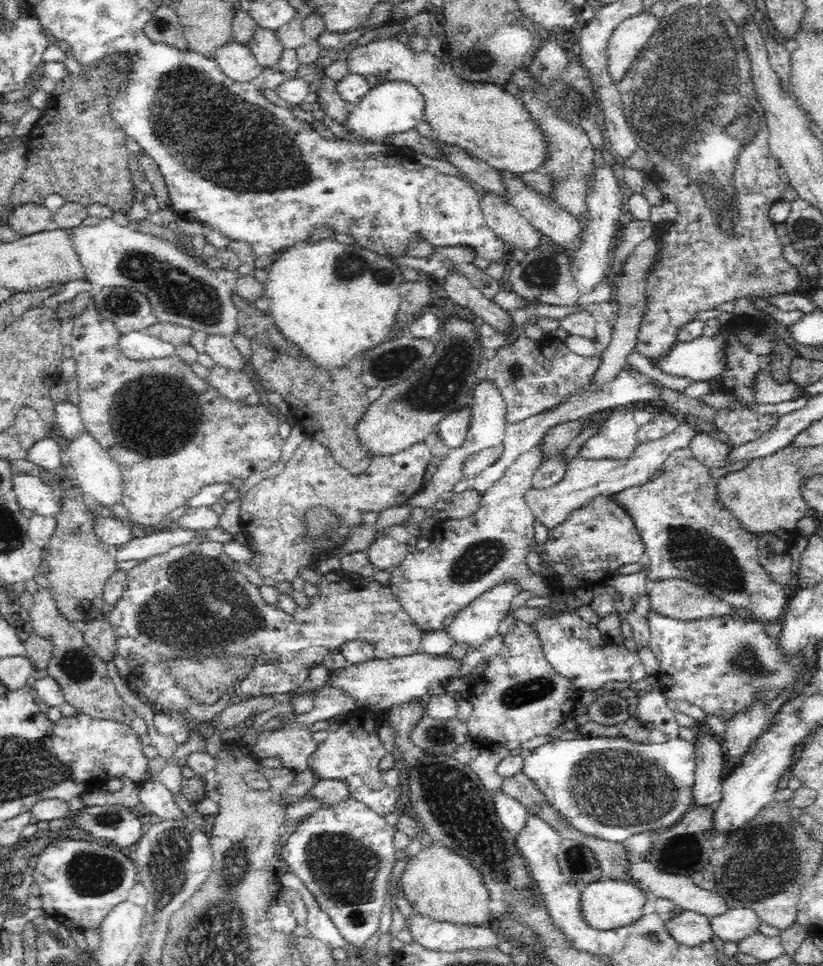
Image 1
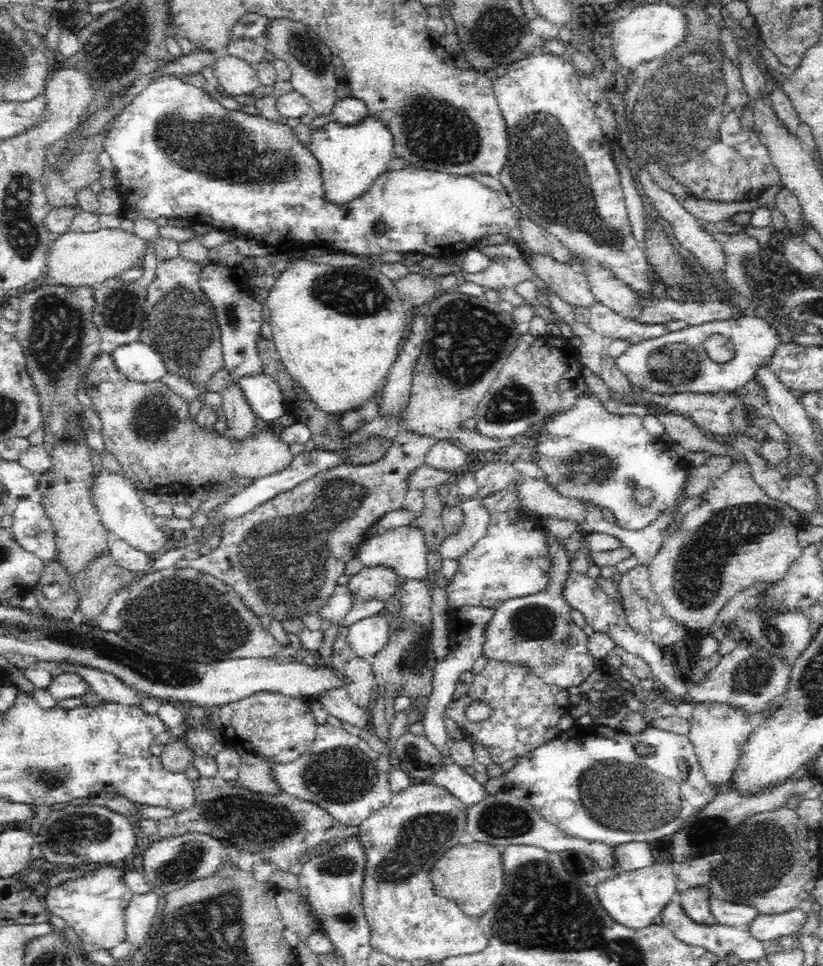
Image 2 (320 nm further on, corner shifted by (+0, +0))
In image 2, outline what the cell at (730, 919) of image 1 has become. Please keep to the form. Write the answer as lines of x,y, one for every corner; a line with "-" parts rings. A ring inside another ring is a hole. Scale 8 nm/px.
800,908
784,914
758,914
746,926
748,932
764,944
773,938
790,936
803,927
807,914

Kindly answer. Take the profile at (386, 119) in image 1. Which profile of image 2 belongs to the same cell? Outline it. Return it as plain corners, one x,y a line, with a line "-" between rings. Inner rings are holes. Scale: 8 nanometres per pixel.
367,114
353,124
331,120
321,128
313,128
309,148
322,165
328,199
334,203
346,203
364,194
370,183
386,170
388,162
394,158
394,135
382,117

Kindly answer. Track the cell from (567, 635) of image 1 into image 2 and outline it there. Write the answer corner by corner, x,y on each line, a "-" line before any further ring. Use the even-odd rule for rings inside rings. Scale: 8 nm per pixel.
545,532
546,543
548,544
549,562
548,568
548,584
541,592
537,594
530,594
525,597
511,598
502,602
500,606
495,609
494,617
488,630
486,630
486,646
484,646
484,656
488,660
504,660
511,663
520,663
522,666
527,666
532,669
532,673
542,678
544,682
550,685
560,686
561,688
570,688
572,686
580,687
592,672
603,667
604,660
596,660
594,655
590,653
588,647
589,636
587,636
583,628
576,626
572,621
571,607
564,599
564,592
567,588
567,582
571,576
571,563
564,544
560,542
558,536
548,534

